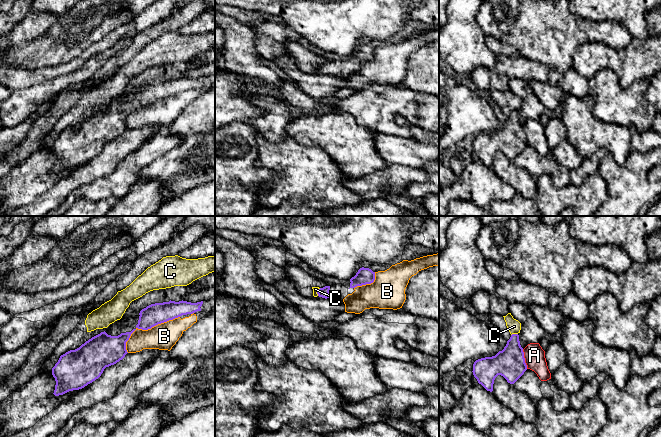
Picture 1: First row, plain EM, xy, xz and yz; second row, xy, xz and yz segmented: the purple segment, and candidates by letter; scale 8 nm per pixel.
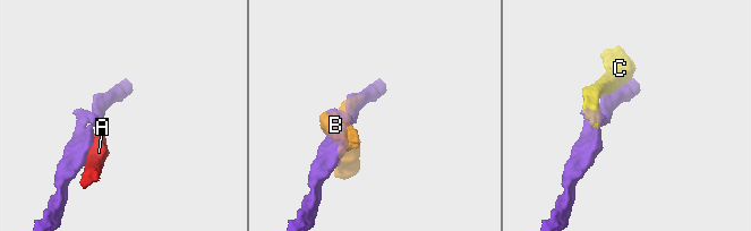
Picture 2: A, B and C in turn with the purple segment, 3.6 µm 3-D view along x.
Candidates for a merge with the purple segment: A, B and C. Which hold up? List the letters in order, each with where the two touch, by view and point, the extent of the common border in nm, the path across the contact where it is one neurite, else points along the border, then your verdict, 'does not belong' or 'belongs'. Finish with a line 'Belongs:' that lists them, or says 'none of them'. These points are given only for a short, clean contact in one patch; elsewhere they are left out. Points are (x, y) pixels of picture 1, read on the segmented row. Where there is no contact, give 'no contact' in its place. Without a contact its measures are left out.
A: contact yz (524, 359); length 170 nm; border yz (522, 349), (527, 368); does not belong
B: contact xy (146, 329); length 500 nm; does not belong
C: contact yz (514, 334); length 60 nm; does not belong
Belongs: none of them

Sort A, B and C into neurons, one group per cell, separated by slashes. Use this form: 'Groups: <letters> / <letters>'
Groups: A B / C

